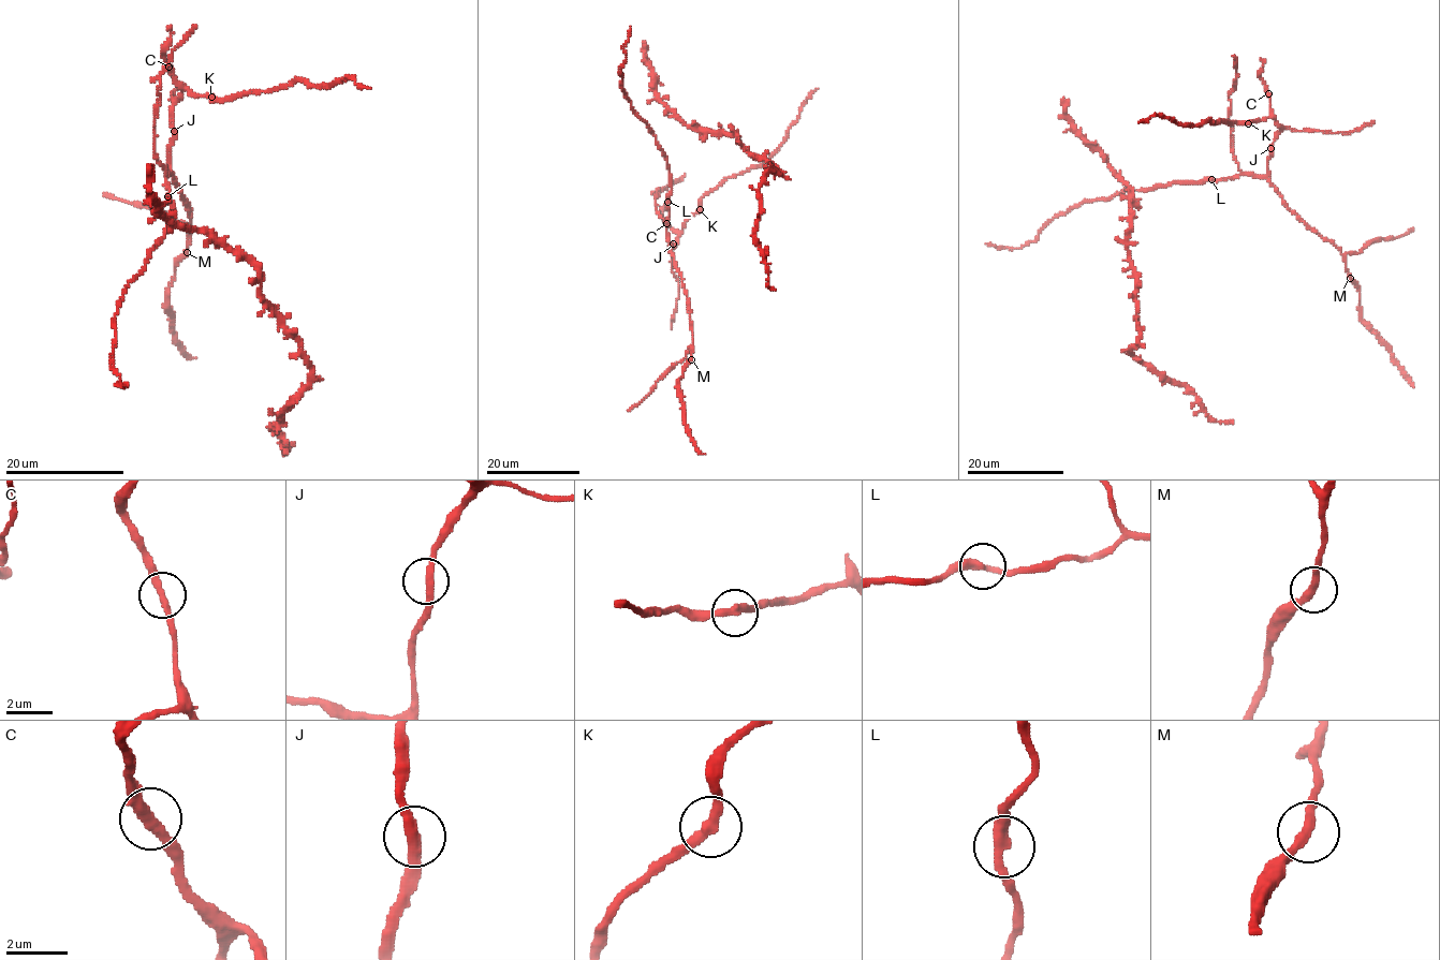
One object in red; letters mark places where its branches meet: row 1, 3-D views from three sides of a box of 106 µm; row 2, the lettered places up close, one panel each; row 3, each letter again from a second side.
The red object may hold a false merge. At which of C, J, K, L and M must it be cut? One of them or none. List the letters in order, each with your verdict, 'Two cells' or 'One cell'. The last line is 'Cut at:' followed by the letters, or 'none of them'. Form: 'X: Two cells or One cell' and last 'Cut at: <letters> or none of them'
C: One cell
J: One cell
K: One cell
L: One cell
M: One cell
Cut at: none of them

